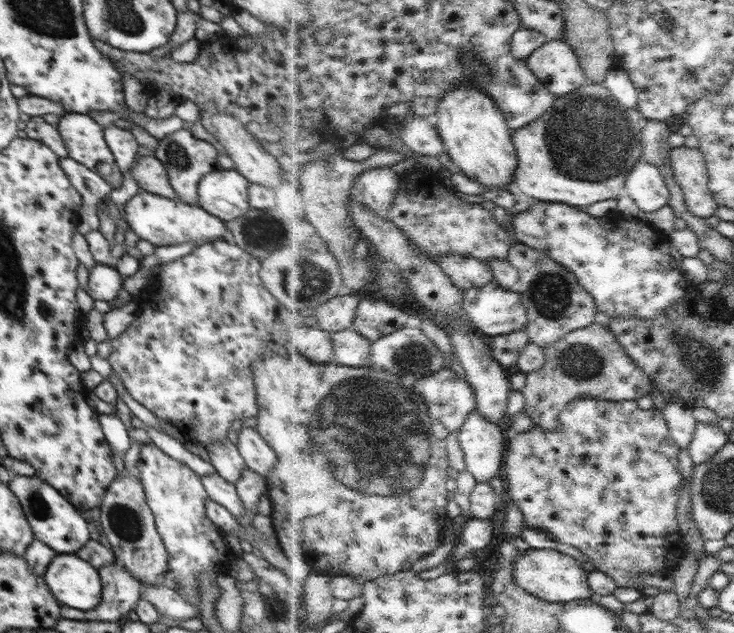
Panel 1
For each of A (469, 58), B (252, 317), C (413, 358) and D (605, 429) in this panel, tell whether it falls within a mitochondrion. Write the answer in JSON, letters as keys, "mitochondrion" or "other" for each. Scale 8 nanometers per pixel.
{"A":"mitochondrion","B":"other","C":"mitochondrion","D":"other"}

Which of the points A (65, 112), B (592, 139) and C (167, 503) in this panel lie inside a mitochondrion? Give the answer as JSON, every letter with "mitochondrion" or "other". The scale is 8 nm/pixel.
{"A":"other","B":"mitochondrion","C":"other"}

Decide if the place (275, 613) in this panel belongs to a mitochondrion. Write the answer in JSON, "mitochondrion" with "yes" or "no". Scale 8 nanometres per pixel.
{"mitochondrion":"no"}

